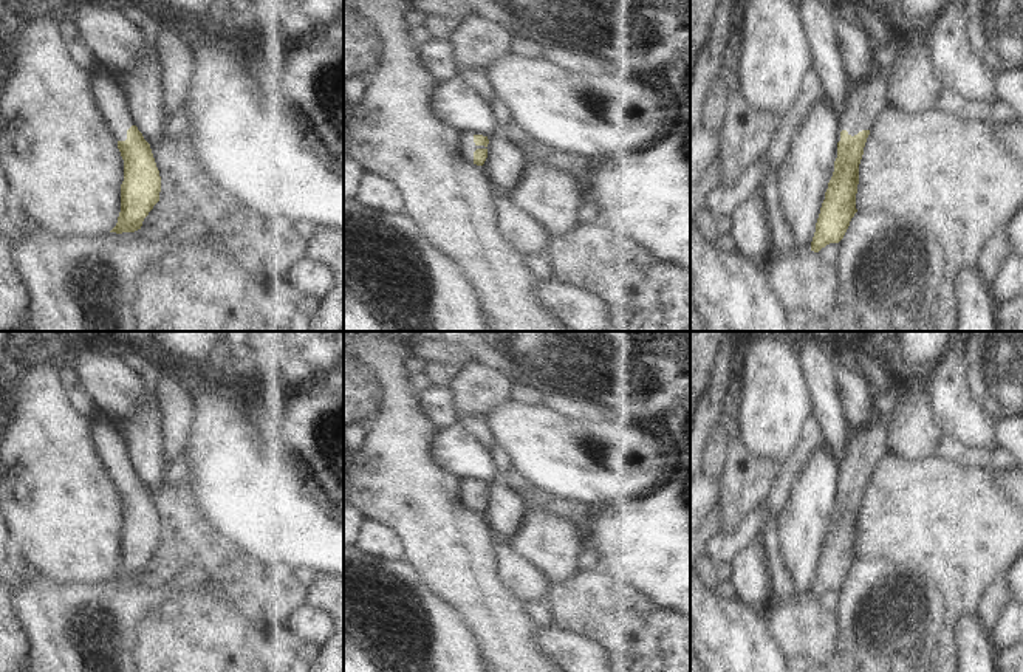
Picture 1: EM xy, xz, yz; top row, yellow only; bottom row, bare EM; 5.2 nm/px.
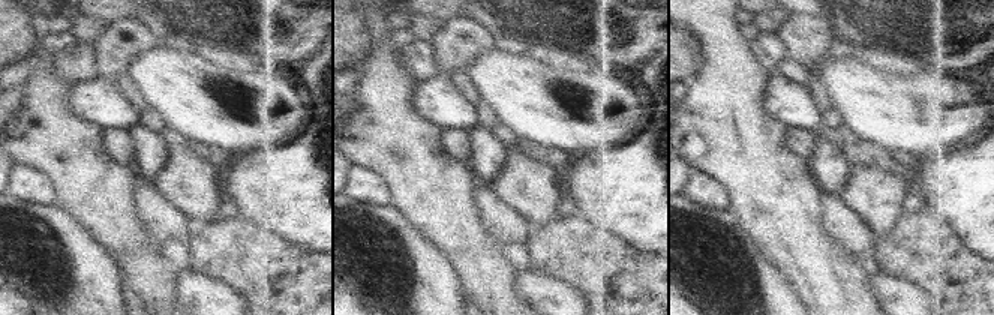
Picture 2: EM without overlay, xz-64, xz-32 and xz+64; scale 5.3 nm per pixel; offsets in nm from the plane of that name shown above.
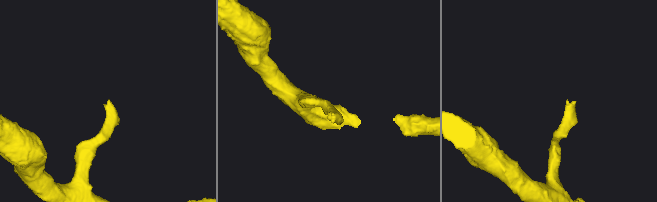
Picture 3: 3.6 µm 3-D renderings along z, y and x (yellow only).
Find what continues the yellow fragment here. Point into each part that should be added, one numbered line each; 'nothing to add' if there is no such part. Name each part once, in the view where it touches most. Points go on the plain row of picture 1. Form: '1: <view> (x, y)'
1: xz (466, 490)

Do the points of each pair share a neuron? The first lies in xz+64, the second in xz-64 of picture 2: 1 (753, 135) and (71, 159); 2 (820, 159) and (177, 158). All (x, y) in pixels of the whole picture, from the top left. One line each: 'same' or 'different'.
1: same
2: different

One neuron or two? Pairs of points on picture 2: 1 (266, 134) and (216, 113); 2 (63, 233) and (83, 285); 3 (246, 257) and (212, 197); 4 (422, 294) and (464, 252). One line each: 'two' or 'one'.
1: one
2: one
3: two
4: two

